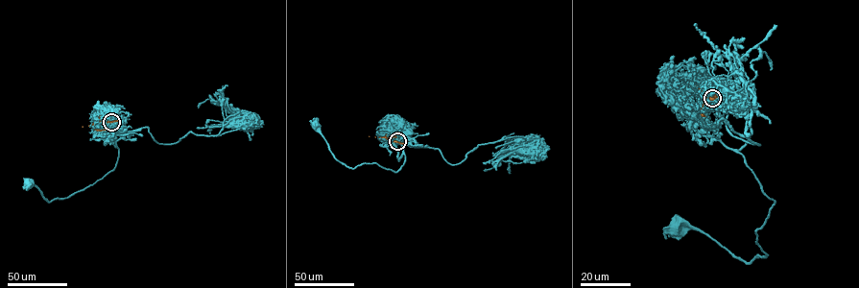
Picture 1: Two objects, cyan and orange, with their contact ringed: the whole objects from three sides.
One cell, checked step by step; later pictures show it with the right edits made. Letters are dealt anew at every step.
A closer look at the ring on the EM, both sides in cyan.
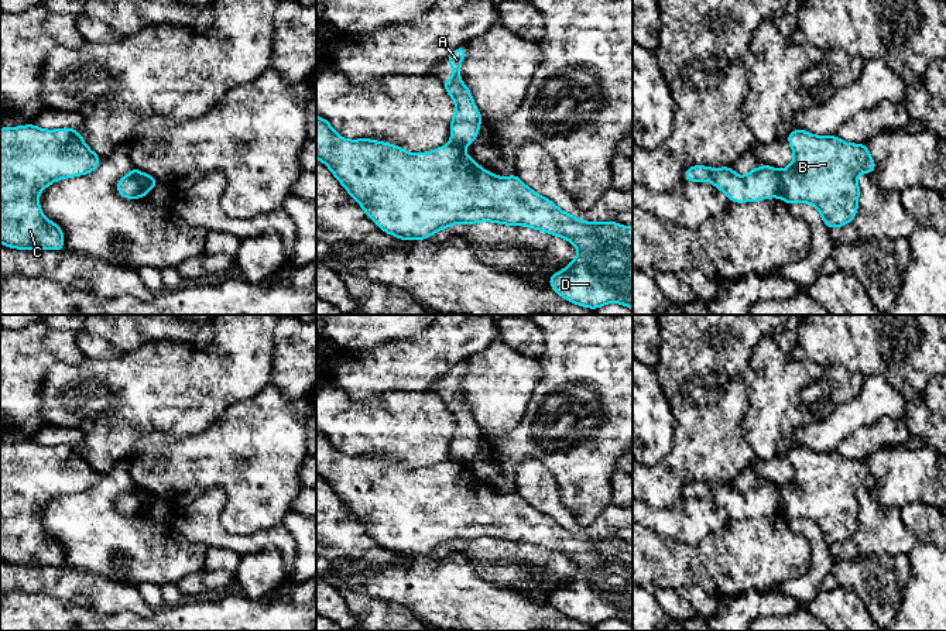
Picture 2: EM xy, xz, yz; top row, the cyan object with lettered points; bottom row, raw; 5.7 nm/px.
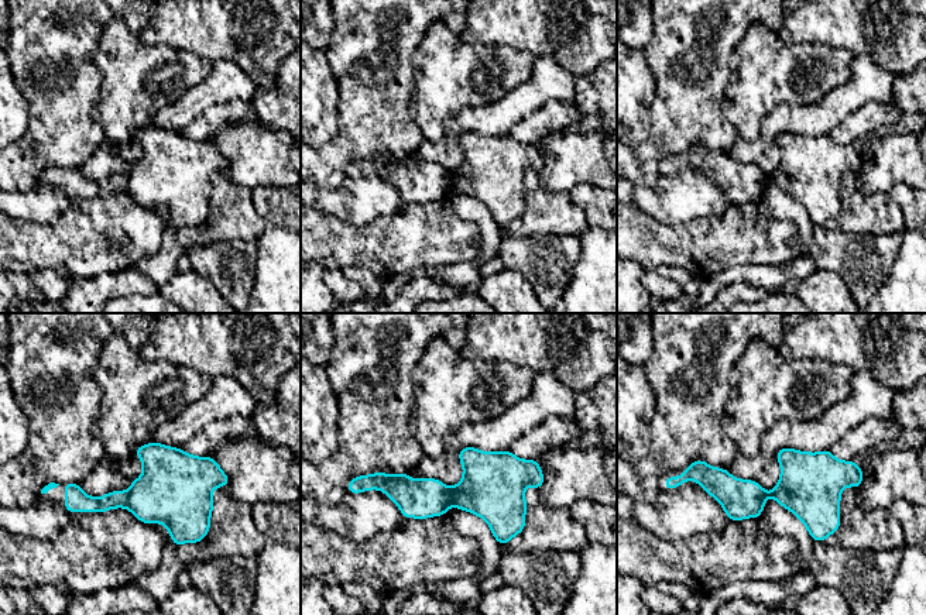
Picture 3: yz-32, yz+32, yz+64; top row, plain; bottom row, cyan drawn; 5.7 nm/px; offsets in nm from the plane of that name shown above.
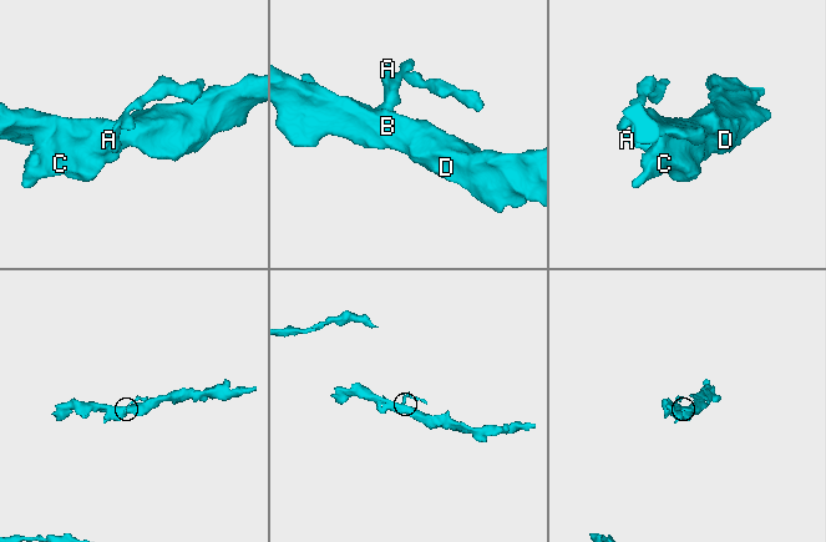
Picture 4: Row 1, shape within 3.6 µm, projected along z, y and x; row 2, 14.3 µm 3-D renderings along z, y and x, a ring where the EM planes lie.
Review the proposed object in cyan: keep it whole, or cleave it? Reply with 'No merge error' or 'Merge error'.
Merge error

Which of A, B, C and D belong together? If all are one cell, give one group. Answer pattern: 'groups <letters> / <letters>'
groups A / B C D

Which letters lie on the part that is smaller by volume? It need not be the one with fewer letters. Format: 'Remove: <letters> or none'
Remove: A

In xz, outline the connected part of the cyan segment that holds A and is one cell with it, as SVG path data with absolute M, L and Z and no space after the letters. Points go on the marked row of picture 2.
M459 47L446 58L452 66L453 76L449 80L442 80L456 106L450 123L450 144L460 148L470 145L476 140L483 120L469 88L460 79L460 66L466 51L465 47Z

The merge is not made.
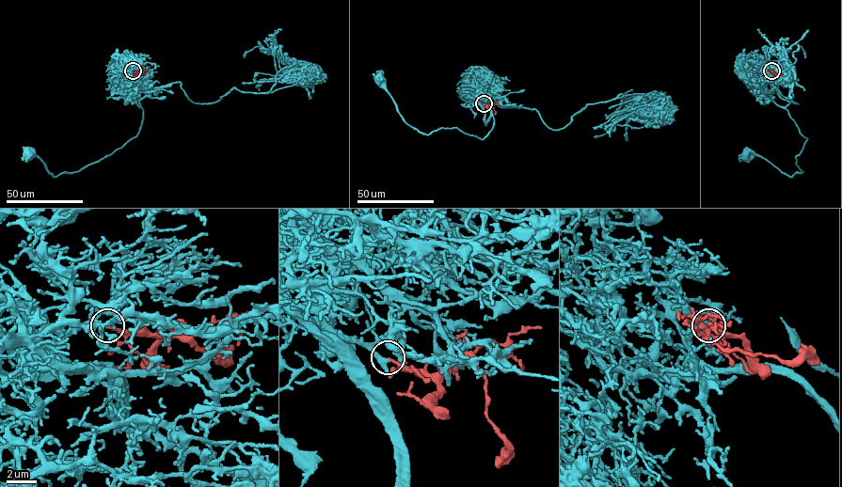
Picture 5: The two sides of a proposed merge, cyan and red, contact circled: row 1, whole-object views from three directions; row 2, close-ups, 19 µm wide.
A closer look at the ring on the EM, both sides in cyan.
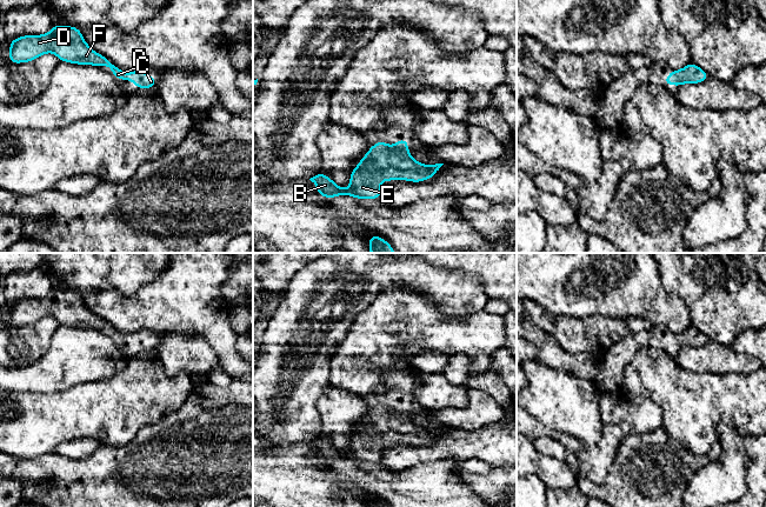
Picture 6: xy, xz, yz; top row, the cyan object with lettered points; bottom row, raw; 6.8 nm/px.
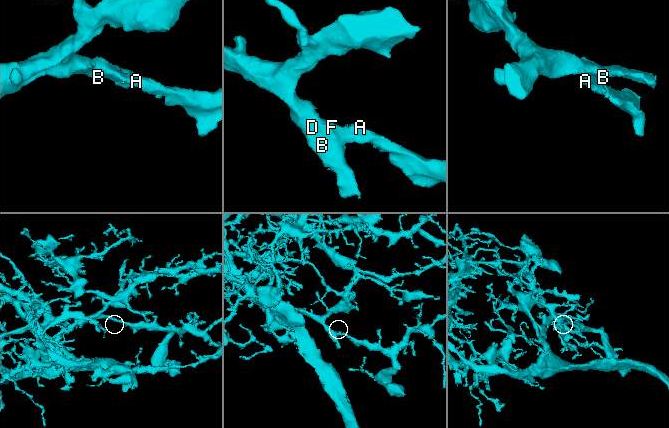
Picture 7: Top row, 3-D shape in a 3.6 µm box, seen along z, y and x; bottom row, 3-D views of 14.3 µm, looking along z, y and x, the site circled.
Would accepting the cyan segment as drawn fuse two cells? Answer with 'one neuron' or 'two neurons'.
one neuron

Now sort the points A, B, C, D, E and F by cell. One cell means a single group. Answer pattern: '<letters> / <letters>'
A B C D E F

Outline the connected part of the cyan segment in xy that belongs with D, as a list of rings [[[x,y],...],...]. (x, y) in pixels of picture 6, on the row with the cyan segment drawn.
[[[54,25],[52,31],[46,34],[19,36],[7,45],[11,47],[8,62],[12,64],[29,62],[48,52],[52,52],[58,56],[59,61],[78,65],[93,65],[98,67],[108,66],[112,71],[112,75],[114,78],[119,78],[121,84],[125,80],[131,80],[139,89],[154,88],[156,85],[156,79],[154,76],[151,76],[148,73],[145,73],[140,69],[132,71],[125,75],[124,71],[116,67],[111,60],[94,52],[86,44],[80,29],[73,26]]]

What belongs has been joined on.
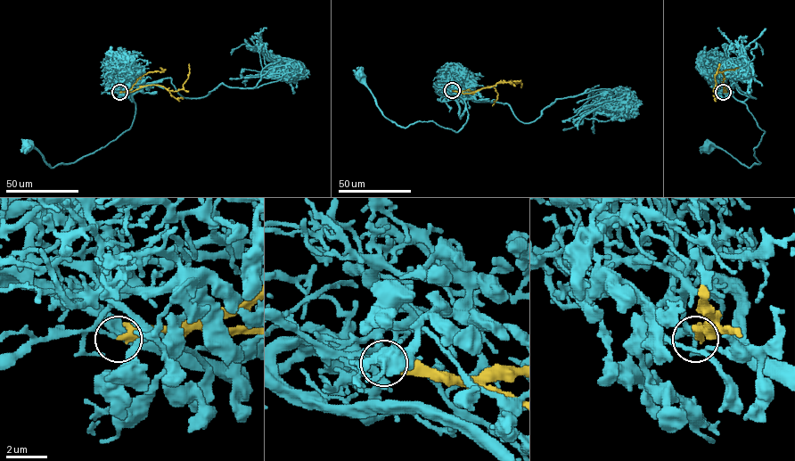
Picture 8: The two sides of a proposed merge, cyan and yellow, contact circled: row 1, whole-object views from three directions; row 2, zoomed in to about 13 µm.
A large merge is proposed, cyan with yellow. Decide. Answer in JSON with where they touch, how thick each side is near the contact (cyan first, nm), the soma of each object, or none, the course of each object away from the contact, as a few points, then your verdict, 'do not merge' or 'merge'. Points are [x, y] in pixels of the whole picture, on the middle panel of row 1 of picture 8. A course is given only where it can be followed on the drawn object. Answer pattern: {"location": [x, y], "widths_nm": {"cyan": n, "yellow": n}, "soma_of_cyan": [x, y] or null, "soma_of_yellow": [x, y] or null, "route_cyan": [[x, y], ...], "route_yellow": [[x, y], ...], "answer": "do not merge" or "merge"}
{"location": [452, 90], "widths_nm": {"cyan": 160, "yellow": 400}, "soma_of_cyan": [358, 75], "soma_of_yellow": null, "route_cyan": [[452, 90], [460, 93], [468, 114], [457, 132], [432, 121], [405, 127], [384, 116], [358, 75]], "route_yellow": [[452, 90], [471, 93], [511, 80], [520, 82], [521, 87]], "answer": "do not merge"}

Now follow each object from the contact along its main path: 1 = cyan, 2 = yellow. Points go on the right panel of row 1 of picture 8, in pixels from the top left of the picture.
1: (723, 92), (745, 103), (765, 131), (754, 149), (760, 162), (749, 168), (719, 148), (708, 145)
2: (723, 92), (725, 89), (721, 85), (713, 91), (715, 75), (720, 64)

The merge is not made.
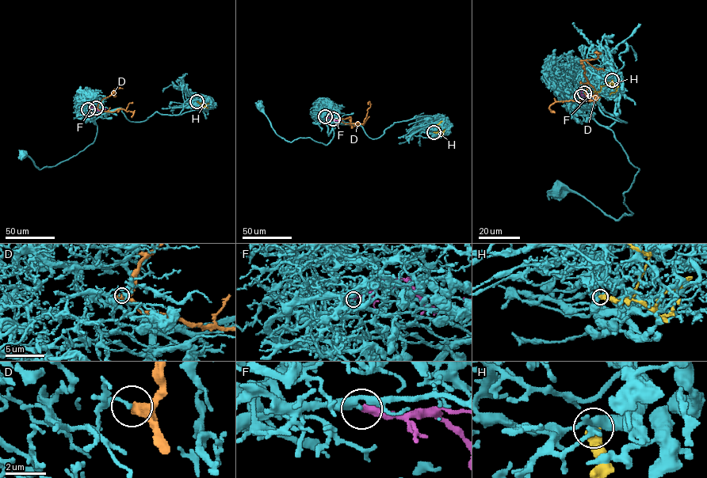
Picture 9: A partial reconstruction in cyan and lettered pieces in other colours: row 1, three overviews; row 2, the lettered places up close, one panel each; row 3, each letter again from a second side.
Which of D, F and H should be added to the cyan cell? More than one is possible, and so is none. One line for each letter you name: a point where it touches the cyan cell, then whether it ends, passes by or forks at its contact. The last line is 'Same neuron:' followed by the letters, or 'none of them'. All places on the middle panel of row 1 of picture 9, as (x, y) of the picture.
F: meets cyan at (325, 116); it ends there
Same neuron: F

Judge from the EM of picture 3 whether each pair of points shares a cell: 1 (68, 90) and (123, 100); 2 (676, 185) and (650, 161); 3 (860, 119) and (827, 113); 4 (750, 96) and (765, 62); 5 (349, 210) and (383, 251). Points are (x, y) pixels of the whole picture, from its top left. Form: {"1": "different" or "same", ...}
{"1": "different", "2": "different", "3": "different", "4": "same", "5": "different"}

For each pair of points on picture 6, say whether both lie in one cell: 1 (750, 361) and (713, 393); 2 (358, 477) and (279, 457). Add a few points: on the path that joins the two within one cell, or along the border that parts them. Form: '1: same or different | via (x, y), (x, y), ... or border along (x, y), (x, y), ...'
1: different | border along (753, 371), (748, 373), (708, 372)
2: same | via (338, 477), (299, 477)

